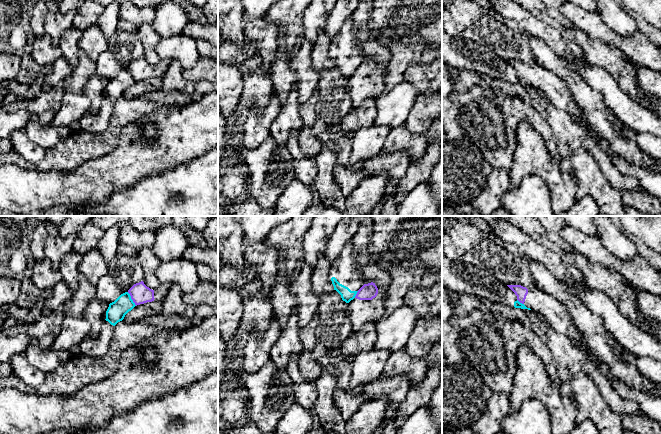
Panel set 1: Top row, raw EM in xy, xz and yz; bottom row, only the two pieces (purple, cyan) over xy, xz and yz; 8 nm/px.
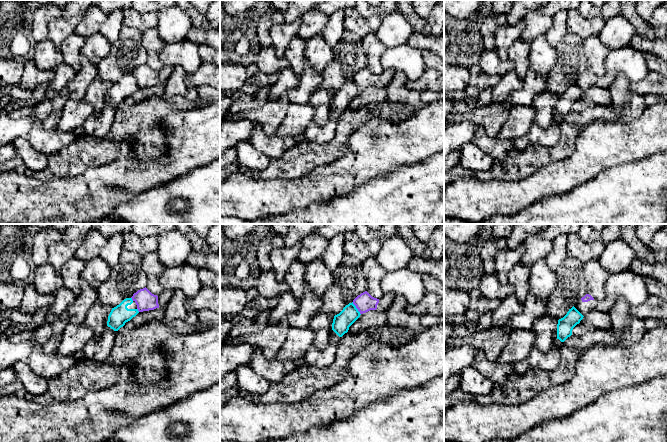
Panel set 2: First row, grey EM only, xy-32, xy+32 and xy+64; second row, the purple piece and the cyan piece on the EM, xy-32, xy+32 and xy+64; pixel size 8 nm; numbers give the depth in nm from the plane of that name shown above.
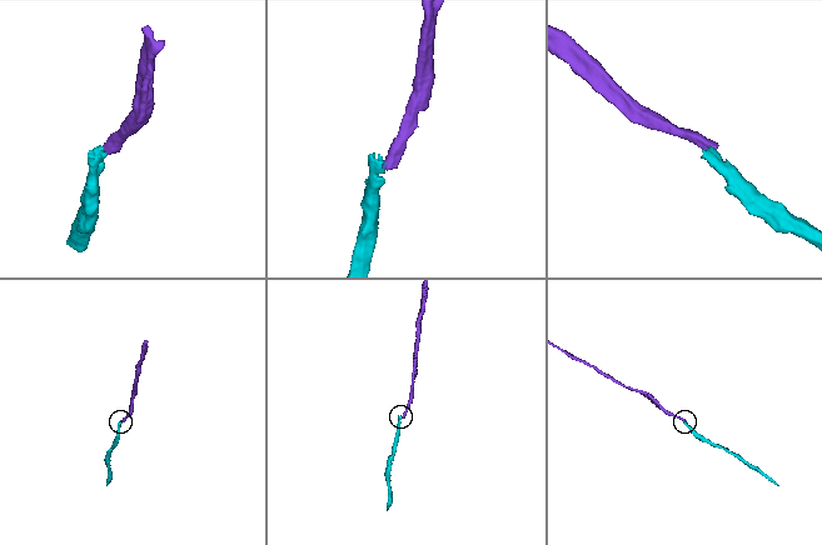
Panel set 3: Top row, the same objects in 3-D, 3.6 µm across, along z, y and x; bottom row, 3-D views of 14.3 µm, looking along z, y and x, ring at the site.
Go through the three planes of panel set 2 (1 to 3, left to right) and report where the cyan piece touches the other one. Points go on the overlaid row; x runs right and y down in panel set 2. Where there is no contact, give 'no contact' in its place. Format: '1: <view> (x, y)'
1: xy-32 (132, 299)
2: xy+32 (356, 307)
3: no contact

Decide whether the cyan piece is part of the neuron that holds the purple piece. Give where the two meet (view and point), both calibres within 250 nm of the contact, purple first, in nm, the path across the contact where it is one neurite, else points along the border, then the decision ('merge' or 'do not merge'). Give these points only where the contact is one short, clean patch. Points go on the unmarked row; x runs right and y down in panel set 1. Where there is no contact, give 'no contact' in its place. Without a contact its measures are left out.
meets purple in xy at (131, 74); 160 nm thick on the purple side, 150 nm on the other; border along xy (127, 68), (136, 81); do not merge

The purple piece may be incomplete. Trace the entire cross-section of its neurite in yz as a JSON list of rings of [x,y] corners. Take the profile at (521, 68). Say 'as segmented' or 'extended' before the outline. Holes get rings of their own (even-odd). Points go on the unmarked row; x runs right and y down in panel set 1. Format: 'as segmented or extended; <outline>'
extended; [[[507,61],[517,76],[527,84],[541,90],[557,109],[566,111],[573,119],[585,116],[582,108],[574,101],[566,83],[550,71],[521,61]]]

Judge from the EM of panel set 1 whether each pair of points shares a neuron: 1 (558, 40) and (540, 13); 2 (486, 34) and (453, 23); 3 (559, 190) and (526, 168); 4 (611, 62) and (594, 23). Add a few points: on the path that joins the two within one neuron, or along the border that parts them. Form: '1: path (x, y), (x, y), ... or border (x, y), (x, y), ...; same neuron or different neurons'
1: border (529, 10), (535, 16), (553, 26), (566, 39); different neurons
2: path (478, 26), (472, 23), (461, 23); same neuron
3: path (555, 180), (541, 168), (536, 168); same neuron
4: border (582, 30), (592, 38), (596, 38), (623, 53); different neurons

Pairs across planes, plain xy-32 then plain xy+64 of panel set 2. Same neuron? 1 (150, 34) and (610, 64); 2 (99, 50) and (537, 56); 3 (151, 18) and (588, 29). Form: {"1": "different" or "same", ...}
{"1": "different", "2": "same", "3": "same"}

